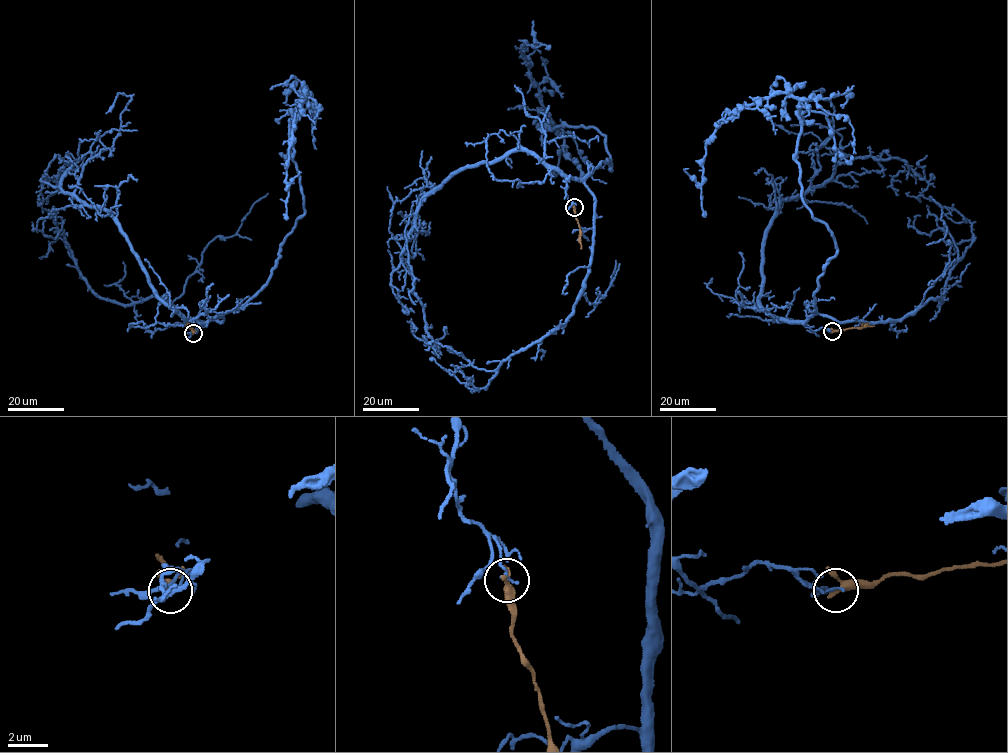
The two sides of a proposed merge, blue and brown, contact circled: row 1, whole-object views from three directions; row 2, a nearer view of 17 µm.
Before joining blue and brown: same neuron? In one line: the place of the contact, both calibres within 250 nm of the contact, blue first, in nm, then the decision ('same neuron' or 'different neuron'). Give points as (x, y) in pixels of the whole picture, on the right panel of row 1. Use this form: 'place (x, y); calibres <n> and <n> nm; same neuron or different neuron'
place (832, 331); calibres 170 and 280 nm; different neuron

